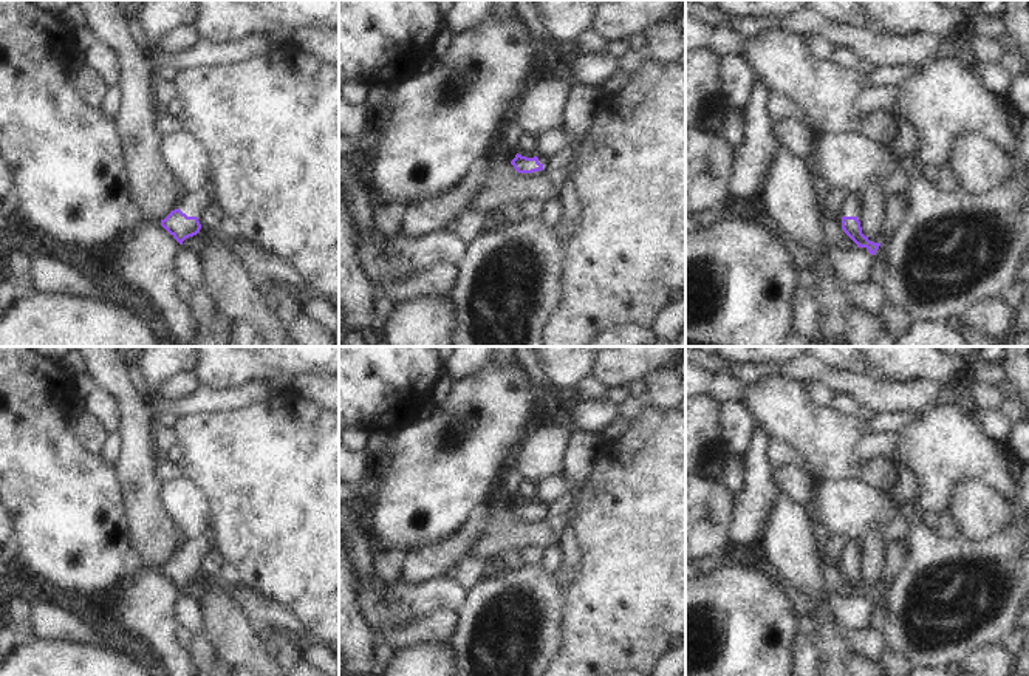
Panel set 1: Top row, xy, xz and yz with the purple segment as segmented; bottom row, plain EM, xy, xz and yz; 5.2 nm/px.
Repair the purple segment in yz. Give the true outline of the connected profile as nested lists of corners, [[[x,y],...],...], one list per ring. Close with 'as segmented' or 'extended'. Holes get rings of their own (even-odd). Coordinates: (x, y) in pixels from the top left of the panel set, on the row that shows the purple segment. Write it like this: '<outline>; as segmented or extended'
[[[848,195],[842,207],[842,229],[857,244],[867,248],[871,255],[876,254],[880,243],[873,243],[862,234],[860,221],[857,220],[859,201],[856,195]]]; extended

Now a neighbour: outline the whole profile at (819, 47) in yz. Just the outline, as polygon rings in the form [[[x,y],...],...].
[[[819,34],[803,36],[805,45],[811,56],[822,60],[829,60],[834,51],[834,46]]]

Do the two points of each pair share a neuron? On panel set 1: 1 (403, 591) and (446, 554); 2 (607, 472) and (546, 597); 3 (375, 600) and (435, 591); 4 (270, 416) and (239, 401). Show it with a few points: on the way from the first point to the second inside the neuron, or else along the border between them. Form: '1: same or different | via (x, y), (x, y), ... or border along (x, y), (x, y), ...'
1: different | border along (446, 574), (424, 582), (406, 582), (401, 579)
2: different | border along (564, 590), (562, 627)
3: same | via (390, 600), (420, 599)
4: different | border along (276, 393), (263, 401), (215, 413)

